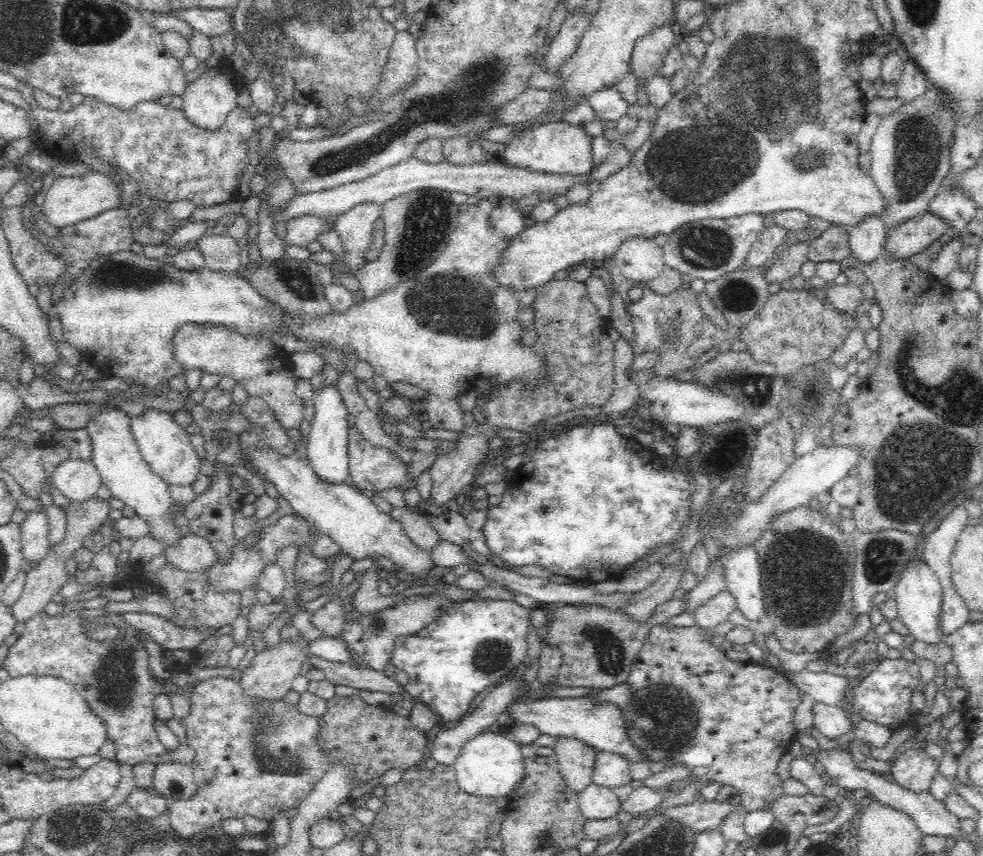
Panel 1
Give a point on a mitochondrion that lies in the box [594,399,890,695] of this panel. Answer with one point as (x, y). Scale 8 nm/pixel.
(807, 578)

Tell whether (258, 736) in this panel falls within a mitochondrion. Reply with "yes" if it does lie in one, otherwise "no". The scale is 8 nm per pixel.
yes

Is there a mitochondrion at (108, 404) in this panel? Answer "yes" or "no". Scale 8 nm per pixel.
no

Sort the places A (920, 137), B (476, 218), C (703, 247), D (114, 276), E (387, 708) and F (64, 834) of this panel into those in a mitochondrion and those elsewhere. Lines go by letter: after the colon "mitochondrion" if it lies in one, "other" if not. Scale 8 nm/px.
A: mitochondrion
B: other
C: mitochondrion
D: mitochondrion
E: other
F: mitochondrion

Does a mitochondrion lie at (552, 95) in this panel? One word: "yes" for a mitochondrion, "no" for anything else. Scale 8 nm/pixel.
no

